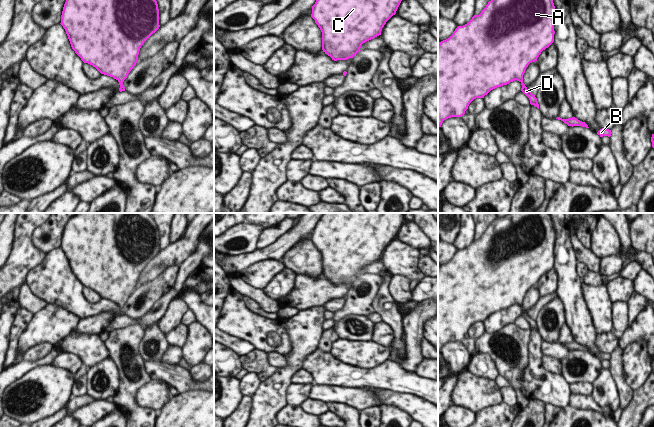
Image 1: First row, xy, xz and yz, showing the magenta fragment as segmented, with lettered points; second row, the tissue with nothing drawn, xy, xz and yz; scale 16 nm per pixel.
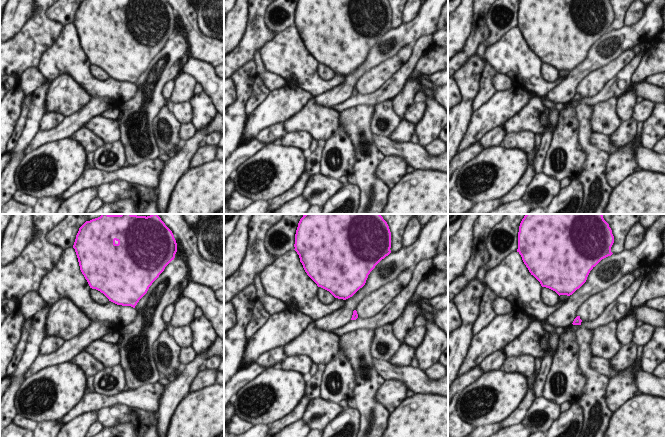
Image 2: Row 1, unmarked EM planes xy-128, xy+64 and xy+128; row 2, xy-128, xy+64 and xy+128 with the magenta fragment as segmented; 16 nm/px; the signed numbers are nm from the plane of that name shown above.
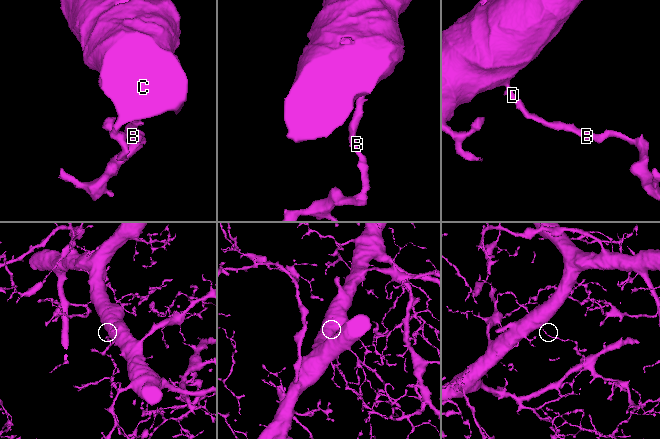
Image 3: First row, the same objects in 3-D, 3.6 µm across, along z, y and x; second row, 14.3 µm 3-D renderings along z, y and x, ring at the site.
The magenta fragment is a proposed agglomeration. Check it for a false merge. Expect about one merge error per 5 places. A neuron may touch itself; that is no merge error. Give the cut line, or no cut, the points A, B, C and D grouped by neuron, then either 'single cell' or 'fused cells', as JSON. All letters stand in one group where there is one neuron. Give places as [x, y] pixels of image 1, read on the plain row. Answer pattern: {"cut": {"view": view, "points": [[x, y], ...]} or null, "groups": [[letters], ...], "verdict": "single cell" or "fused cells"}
{"cut": null, "groups": [["A", "B", "C", "D"]], "verdict": "single cell"}

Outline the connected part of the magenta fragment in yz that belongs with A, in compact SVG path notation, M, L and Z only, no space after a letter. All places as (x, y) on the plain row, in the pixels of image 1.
M511 213L504 218L496 218L481 235L479 239L474 239L472 243L463 250L458 250L453 258L446 264L438 268L438 351L441 351L444 344L451 341L462 341L468 333L469 328L476 322L484 322L491 314L507 309L515 304L522 309L521 315L529 322L530 328L539 333L539 328L535 319L527 313L523 307L523 299L526 292L537 282L543 274L548 272L554 266L554 246L556 233L553 227L551 216L549 213Z

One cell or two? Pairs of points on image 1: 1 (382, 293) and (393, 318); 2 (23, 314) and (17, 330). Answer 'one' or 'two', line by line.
1: one
2: one

